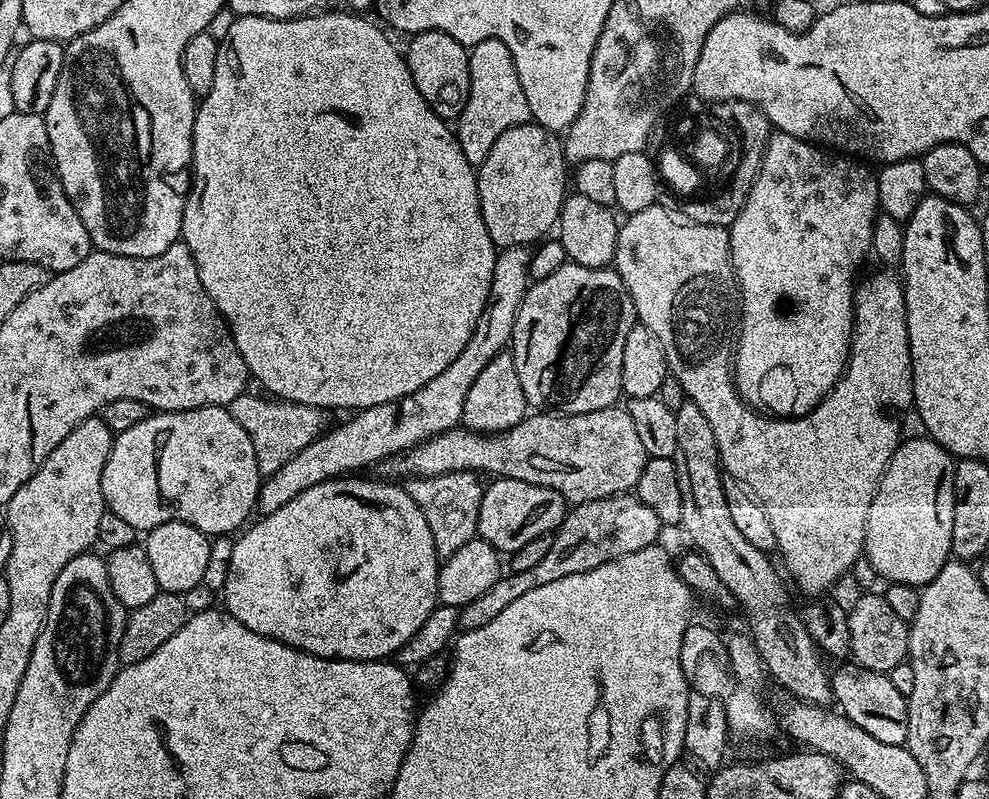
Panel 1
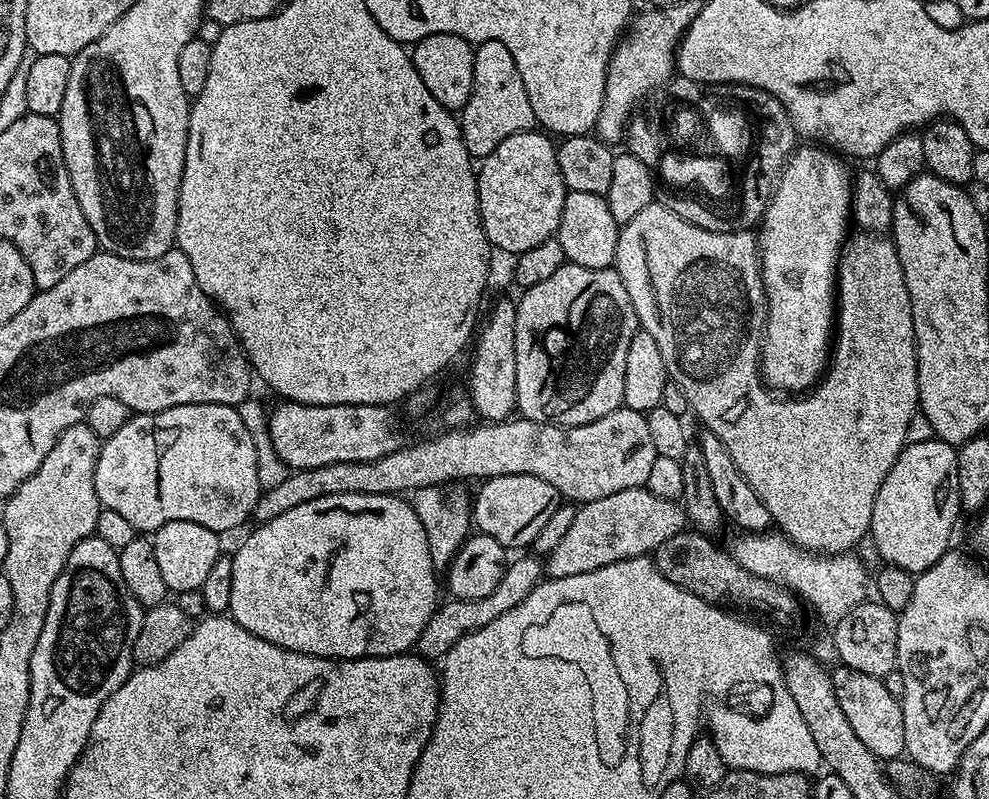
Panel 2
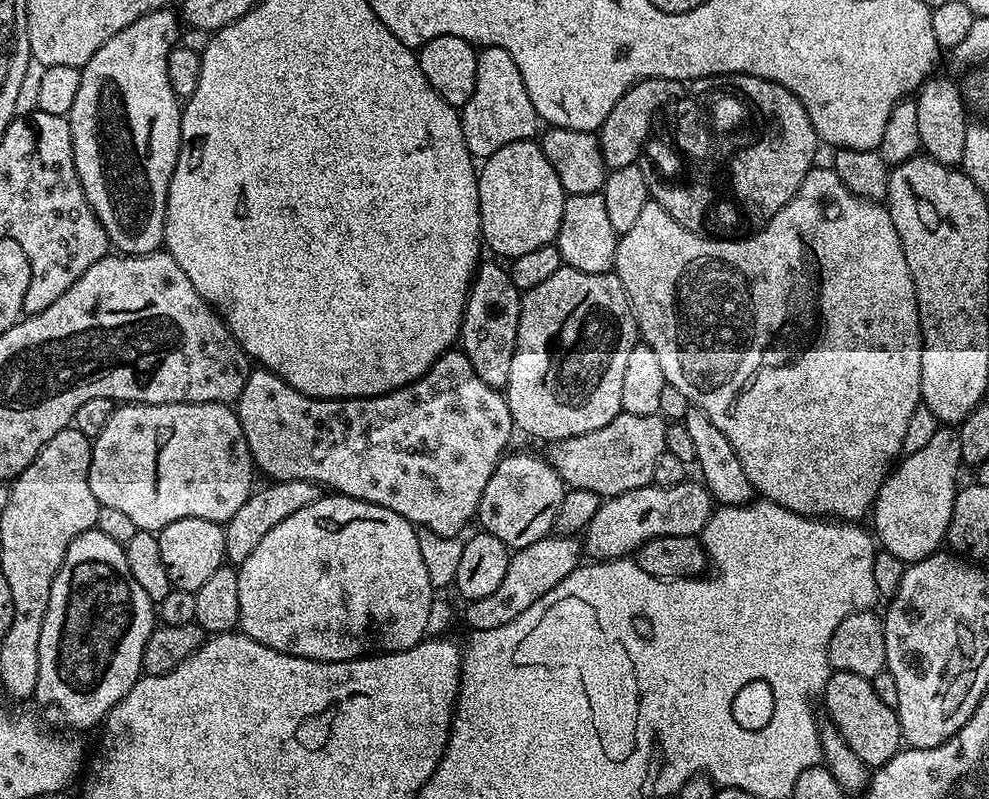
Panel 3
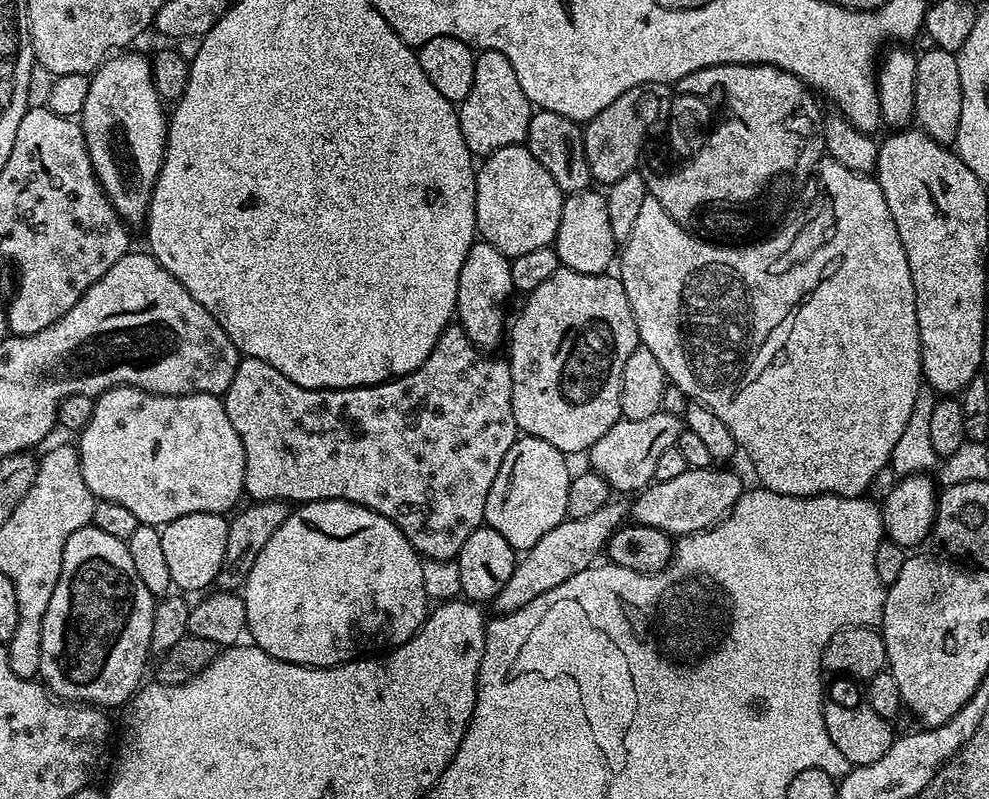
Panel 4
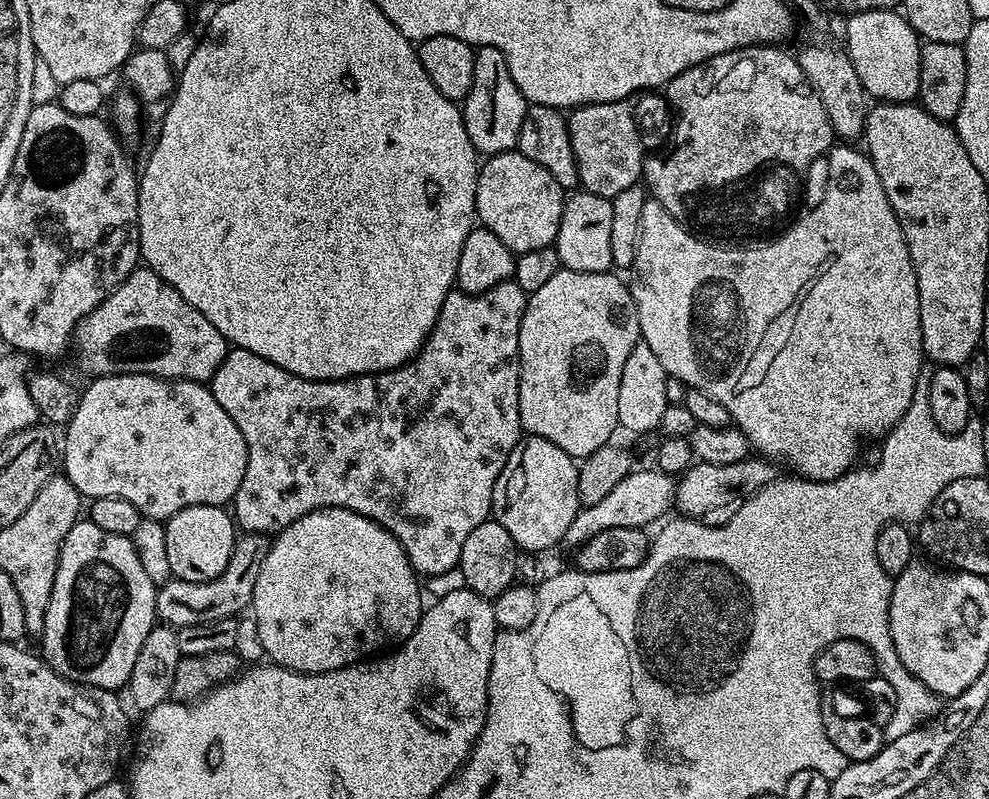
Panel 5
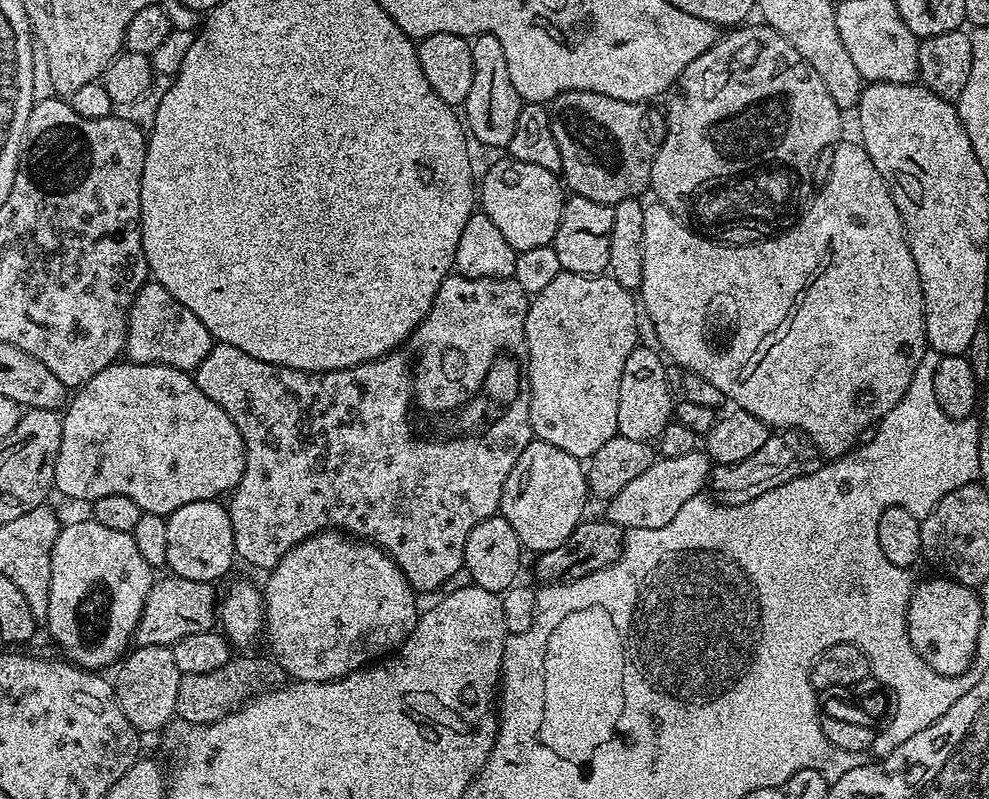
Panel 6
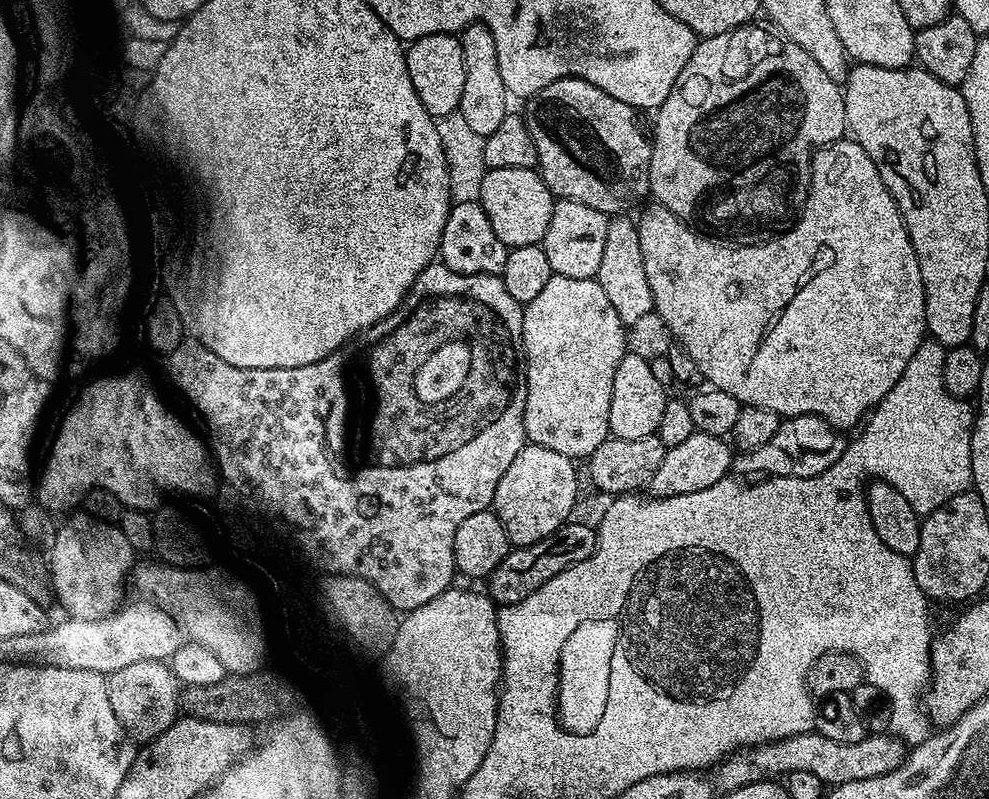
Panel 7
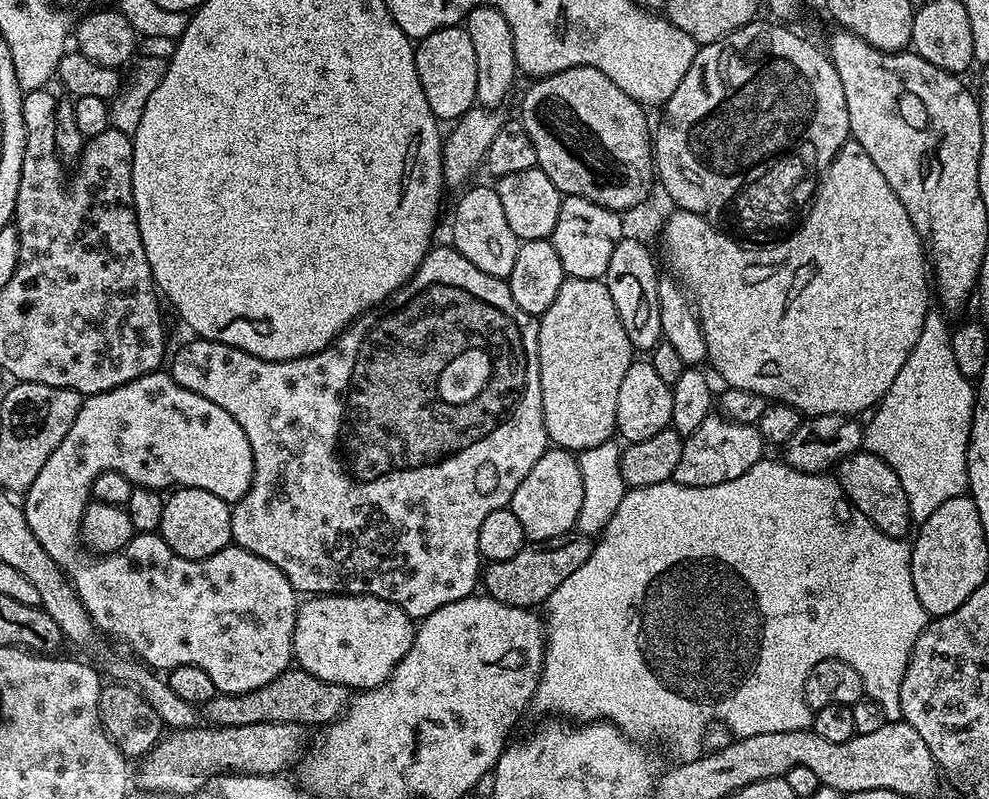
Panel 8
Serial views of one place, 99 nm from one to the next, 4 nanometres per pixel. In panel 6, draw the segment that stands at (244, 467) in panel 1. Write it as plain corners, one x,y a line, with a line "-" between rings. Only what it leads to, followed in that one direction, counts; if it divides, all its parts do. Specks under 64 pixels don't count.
117,362
106,366
106,370
98,370
90,382
86,382
81,388
75,389
74,395
69,399
62,412
64,425
62,426
62,446
58,450
58,462
54,470
55,491
61,492
64,496
69,496
72,500
85,500
91,502
98,498
106,498
106,494
126,494
126,498
131,498
133,502
138,502
138,506
143,512
159,512
167,514
186,506
190,502
202,502
203,500
215,500
231,493
233,488
238,486
238,482
244,473
244,443
242,434
238,434
238,426
202,390
198,390
195,379
189,373
162,366
161,364
133,364
131,362

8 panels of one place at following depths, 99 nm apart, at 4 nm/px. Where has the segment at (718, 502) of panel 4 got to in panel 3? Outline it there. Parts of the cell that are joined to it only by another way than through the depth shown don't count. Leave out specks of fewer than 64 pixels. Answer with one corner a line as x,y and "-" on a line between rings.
685,482
678,486
649,486
609,496
601,503
598,514
582,534
582,548
593,561
628,558
650,538
663,536
695,536
703,533
714,511
712,495
703,483

